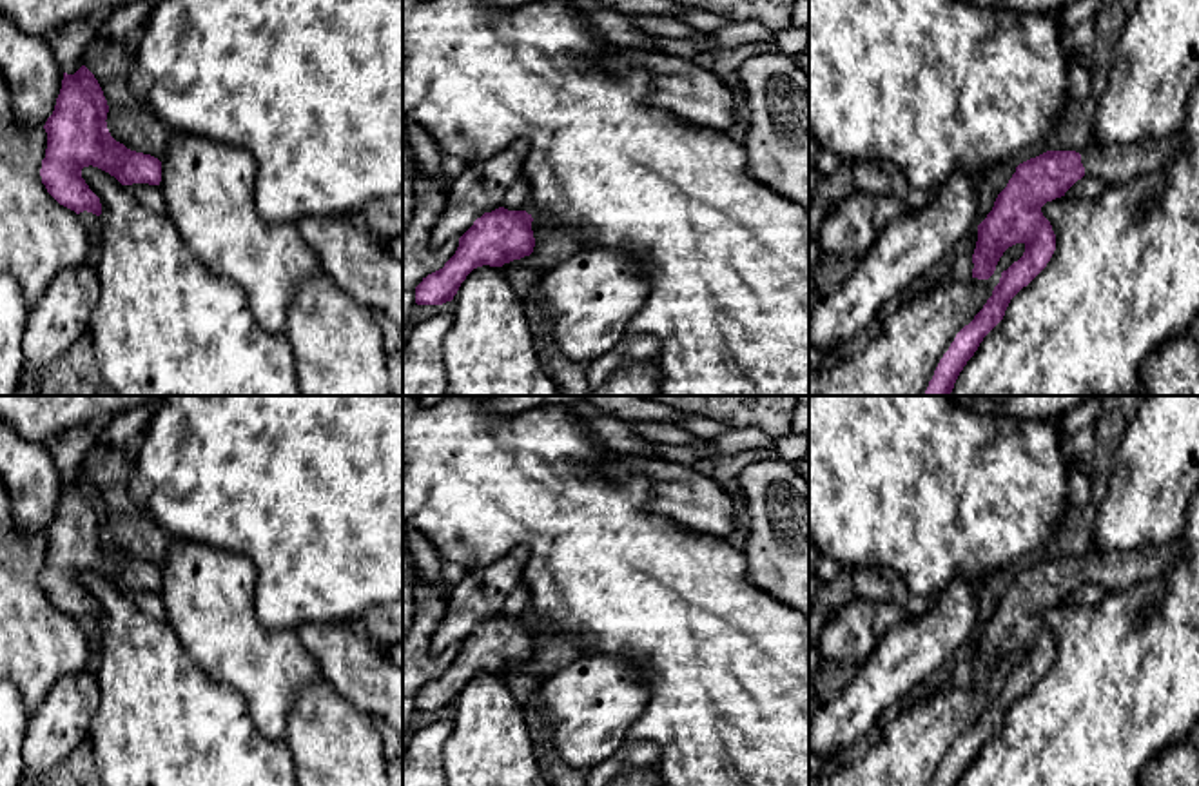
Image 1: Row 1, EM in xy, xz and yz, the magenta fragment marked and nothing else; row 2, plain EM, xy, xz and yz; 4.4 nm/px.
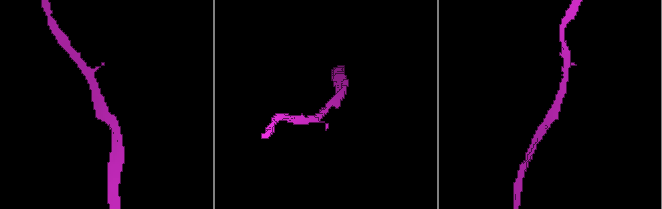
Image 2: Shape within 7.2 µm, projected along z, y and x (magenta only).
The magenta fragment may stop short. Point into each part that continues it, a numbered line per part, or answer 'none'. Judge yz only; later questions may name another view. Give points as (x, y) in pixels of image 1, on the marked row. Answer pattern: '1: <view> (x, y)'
1: yz (1121, 162)

